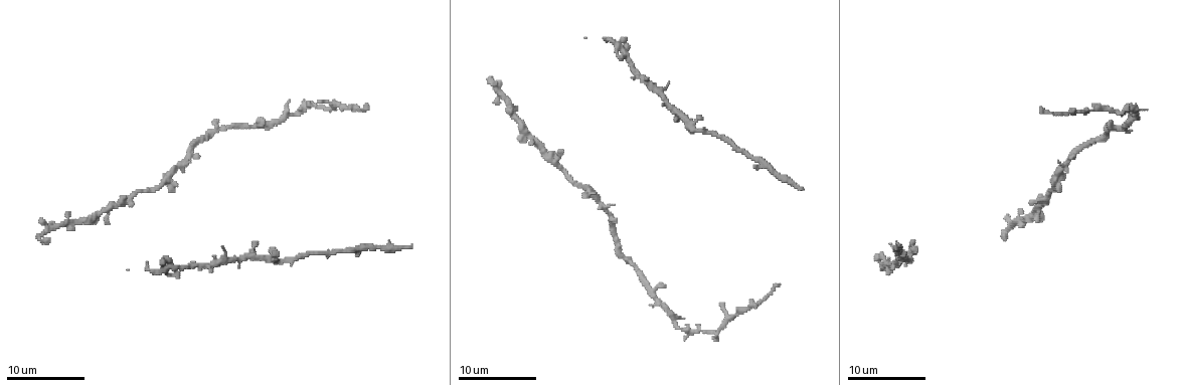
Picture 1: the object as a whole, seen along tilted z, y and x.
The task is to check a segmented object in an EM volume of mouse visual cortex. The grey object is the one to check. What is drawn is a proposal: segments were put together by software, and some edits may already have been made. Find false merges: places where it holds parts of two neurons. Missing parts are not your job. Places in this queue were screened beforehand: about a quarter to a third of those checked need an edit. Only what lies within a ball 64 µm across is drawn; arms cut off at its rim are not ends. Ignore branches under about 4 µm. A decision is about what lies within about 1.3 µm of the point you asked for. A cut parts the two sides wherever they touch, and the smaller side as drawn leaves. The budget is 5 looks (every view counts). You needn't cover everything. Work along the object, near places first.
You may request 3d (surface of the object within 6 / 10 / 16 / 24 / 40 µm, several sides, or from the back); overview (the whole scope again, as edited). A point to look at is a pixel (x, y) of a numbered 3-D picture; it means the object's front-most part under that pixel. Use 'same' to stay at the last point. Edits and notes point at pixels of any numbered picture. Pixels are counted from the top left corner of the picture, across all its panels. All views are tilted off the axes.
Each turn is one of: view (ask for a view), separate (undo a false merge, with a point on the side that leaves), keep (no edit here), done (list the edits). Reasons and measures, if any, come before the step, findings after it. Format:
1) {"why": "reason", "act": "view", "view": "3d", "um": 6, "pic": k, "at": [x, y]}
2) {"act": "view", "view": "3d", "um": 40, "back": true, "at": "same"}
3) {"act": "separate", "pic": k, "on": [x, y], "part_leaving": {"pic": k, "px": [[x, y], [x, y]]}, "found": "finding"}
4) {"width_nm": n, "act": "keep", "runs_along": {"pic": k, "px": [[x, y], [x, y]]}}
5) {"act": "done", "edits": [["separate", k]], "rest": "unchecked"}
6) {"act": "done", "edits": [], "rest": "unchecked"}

{"why": "thin arm on a thick one", "act": "view", "view": "3d", "um": 6, "pic": 1, "at": [626, 260]}

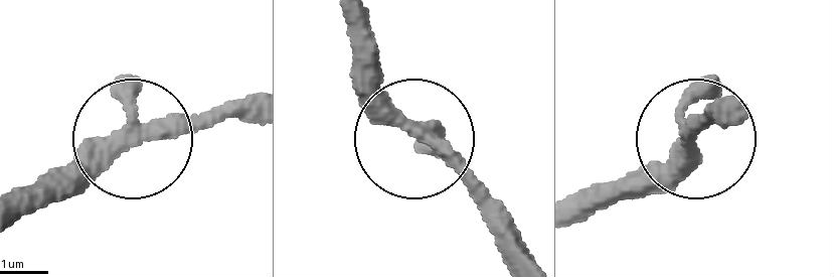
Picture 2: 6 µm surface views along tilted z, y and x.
{"act": "keep", "runs_along": {"pic": 2, "px": [[575, 213], [667, 189], [714, 113]]}, "found": "all the same neuron"}

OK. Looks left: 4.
{"why": "arms part here", "act": "view", "view": "3d", "um": 10, "pic": 1, "at": [1047, 199]}

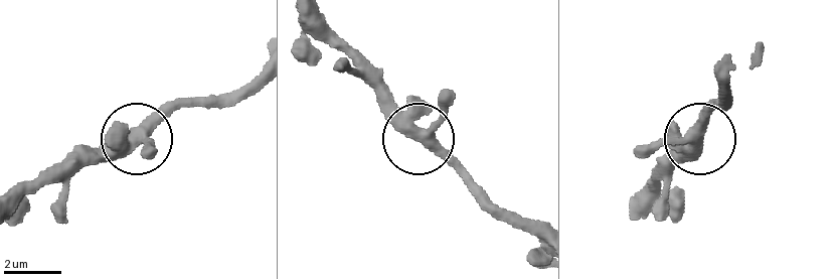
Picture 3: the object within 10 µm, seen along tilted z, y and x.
{"act": "view", "view": "3d", "um": 6, "pic": 3, "at": [701, 138]}

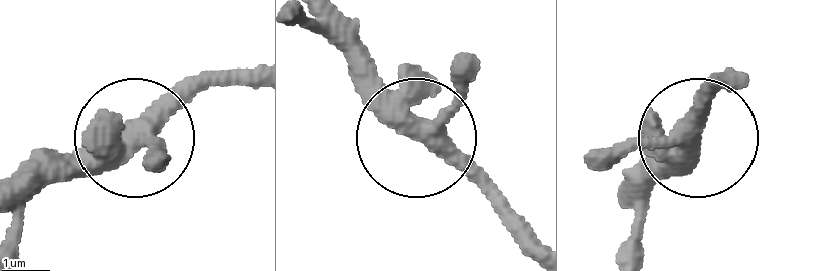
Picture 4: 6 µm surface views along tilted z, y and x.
{"act": "keep", "runs_along": {"pic": 4, "px": [[165, 160], [134, 134], [17, 204]]}, "found": "all the same neuron"}

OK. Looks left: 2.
{"why": "side arm on a straight run", "act": "view", "view": "3d", "um": 16, "pic": 1, "at": [639, 76]}

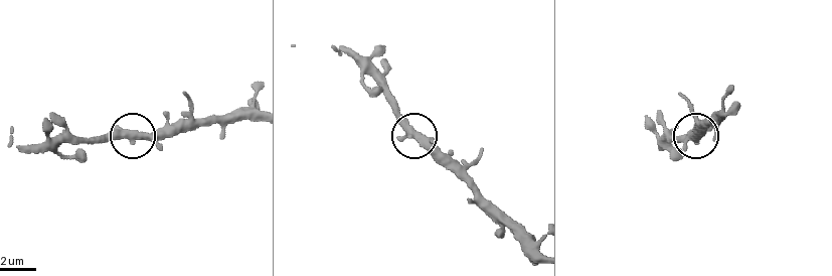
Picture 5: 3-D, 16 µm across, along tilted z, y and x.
{"act": "view", "view": "3d", "um": 16, "back": true, "pic": 5, "at": [413, 131]}

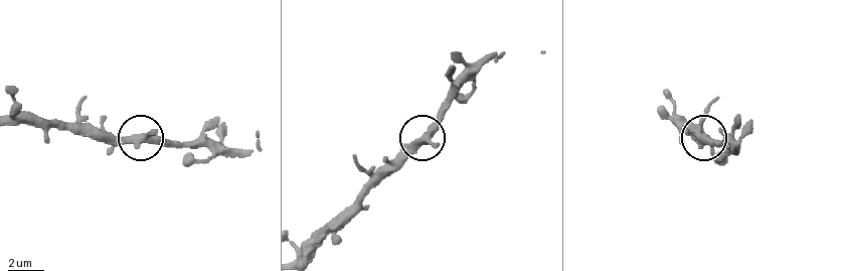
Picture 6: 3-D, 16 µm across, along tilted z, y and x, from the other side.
{"width_nm": 370, "act": "keep", "found": "all the same neuron"}

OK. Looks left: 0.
{"act": "done", "edits": [], "rest": "unchecked"}

